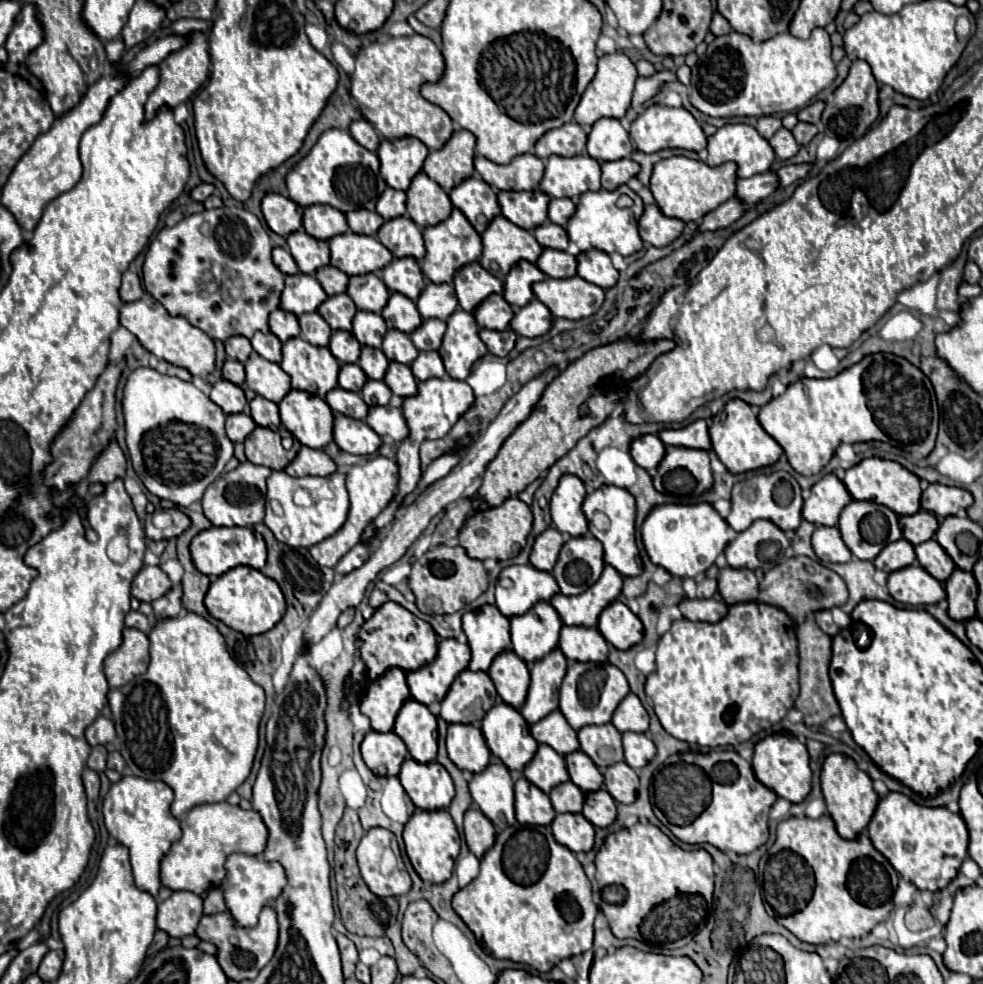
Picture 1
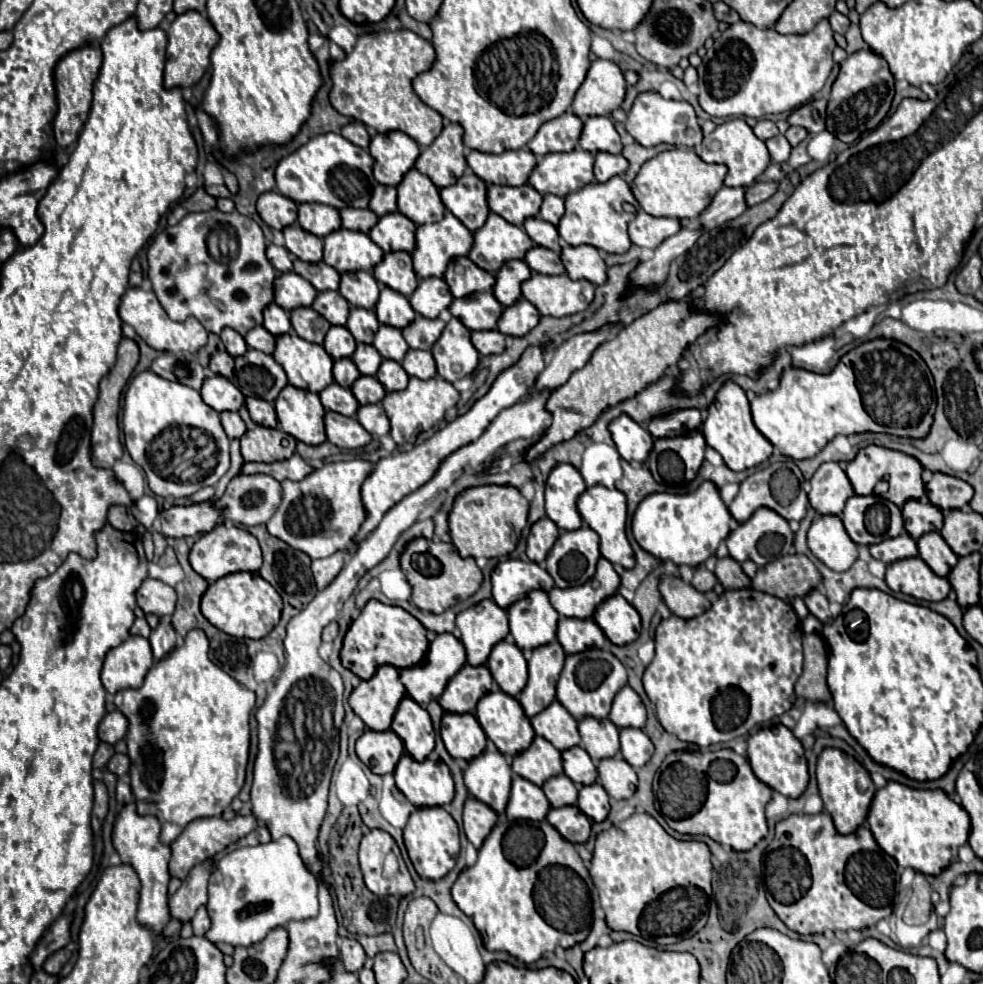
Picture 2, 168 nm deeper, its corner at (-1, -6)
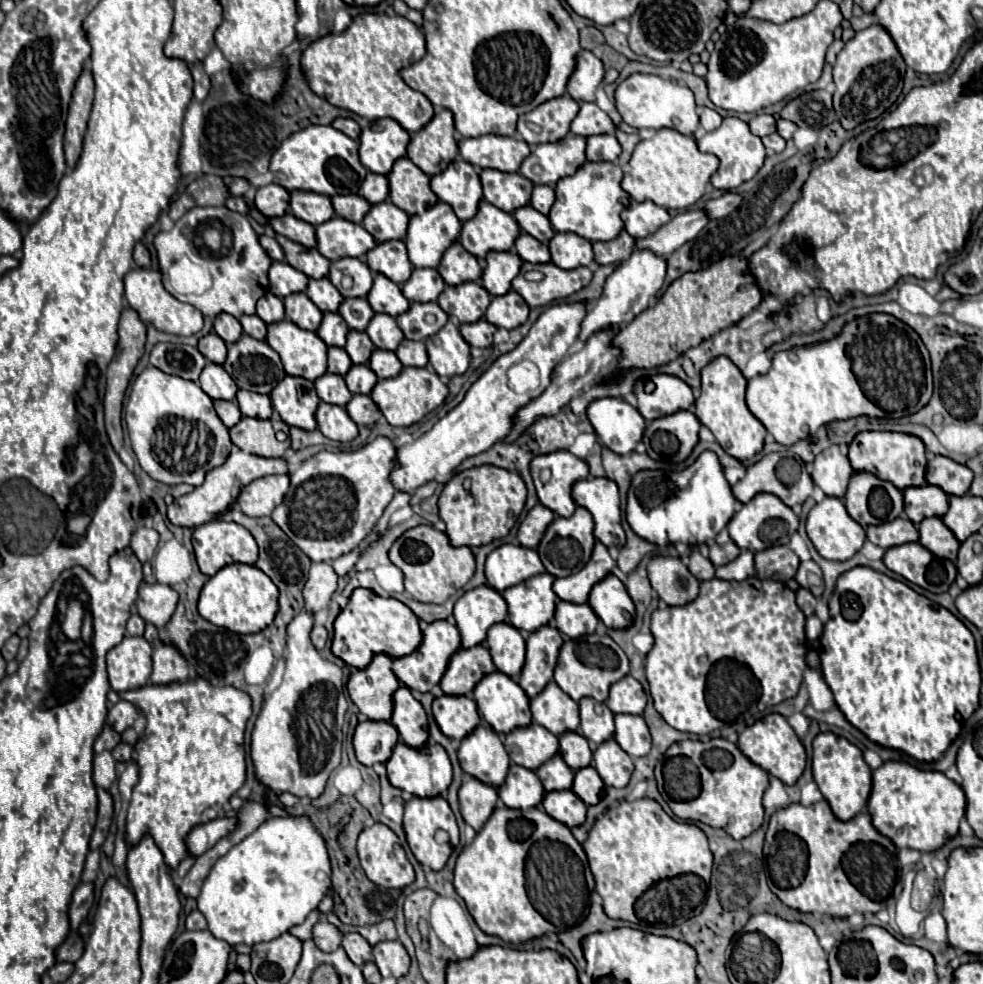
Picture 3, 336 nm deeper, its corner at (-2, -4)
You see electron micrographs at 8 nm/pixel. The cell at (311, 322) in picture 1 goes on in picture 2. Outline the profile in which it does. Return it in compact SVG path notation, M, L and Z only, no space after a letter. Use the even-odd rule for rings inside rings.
M311 307L293 309L291 311L291 325L299 337L303 337L305 341L317 343L317 345L323 343L325 333L331 327L331 323L325 317L321 317L319 313L315 313Z

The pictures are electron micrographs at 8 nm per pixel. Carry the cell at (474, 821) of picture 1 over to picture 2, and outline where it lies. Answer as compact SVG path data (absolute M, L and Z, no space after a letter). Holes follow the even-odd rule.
M475 797L467 799L467 805L463 809L463 829L467 839L477 849L481 847L485 837L491 833L497 819L499 815L489 805L483 805L483 801L475 801Z

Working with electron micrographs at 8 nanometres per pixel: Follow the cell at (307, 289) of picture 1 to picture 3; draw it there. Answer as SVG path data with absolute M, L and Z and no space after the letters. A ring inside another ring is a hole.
M274 261L268 277L270 277L270 293L274 293L276 297L288 297L292 293L302 293L308 287L308 277L302 271L288 267L288 263Z

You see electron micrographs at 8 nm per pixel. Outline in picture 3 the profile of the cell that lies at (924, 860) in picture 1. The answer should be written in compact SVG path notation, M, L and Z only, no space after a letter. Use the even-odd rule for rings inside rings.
M886 761L872 775L868 811L872 815L872 825L898 849L908 847L920 853L932 853L958 835L966 799L962 787L950 781L944 773L920 771L908 763Z

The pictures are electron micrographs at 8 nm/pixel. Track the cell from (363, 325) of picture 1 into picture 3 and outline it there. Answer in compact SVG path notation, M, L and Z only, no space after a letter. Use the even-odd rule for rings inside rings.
M346 299L340 305L338 313L348 323L348 327L354 329L354 331L366 331L368 323L374 317L374 311L372 311L372 307L368 305L366 299Z

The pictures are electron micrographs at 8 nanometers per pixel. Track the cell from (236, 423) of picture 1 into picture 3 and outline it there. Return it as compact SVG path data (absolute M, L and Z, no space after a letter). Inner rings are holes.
M214 401L214 407L216 407L218 417L222 419L222 423L224 423L228 429L234 427L234 425L242 419L242 413L240 413L236 401Z

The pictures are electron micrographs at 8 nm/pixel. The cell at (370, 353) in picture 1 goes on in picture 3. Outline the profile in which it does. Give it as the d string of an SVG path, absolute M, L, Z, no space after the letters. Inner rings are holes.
M350 331L348 333L348 343L346 343L346 353L350 355L354 365L366 365L370 361L370 355L374 351L374 343L366 333L360 331Z

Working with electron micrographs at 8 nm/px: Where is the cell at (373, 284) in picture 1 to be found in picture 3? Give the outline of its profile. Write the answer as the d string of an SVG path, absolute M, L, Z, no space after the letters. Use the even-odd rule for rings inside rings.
M348 257L348 259L334 261L334 263L330 265L330 275L328 275L328 279L330 279L330 283L332 283L336 289L340 289L340 279L342 279L344 273L354 279L354 287L352 287L350 291L342 291L344 297L366 297L366 295L370 293L374 279L372 279L370 269L368 269L360 259Z

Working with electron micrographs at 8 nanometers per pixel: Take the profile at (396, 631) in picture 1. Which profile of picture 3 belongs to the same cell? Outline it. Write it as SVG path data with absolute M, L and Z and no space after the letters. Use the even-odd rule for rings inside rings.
M356 589L350 597L346 609L340 611L338 619L334 621L334 641L332 653L340 657L346 665L356 669L366 669L376 653L384 653L392 659L404 657L414 653L422 643L420 619L398 599L384 599L370 589ZM386 623L386 625L384 625ZM398 623L398 627L388 625Z

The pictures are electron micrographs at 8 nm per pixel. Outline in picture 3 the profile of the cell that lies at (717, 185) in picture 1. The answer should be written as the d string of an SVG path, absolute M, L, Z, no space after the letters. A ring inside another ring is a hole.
M660 129L636 145L630 159L630 173L622 179L622 189L638 203L654 201L664 209L684 211L704 195L718 165L718 157L700 153L692 137L672 129Z

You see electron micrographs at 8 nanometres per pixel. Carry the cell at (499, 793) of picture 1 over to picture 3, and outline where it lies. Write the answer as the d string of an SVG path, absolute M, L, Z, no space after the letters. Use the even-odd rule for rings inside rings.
M476 727L458 749L462 771L486 785L500 787L508 775L510 757L502 739L490 727Z

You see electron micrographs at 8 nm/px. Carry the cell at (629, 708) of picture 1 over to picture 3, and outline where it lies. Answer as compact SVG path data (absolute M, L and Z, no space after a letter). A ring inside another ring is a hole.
M626 675L624 679L616 681L610 687L610 697L608 697L606 705L614 715L618 715L618 713L642 715L644 707L646 707L646 693L632 675Z

